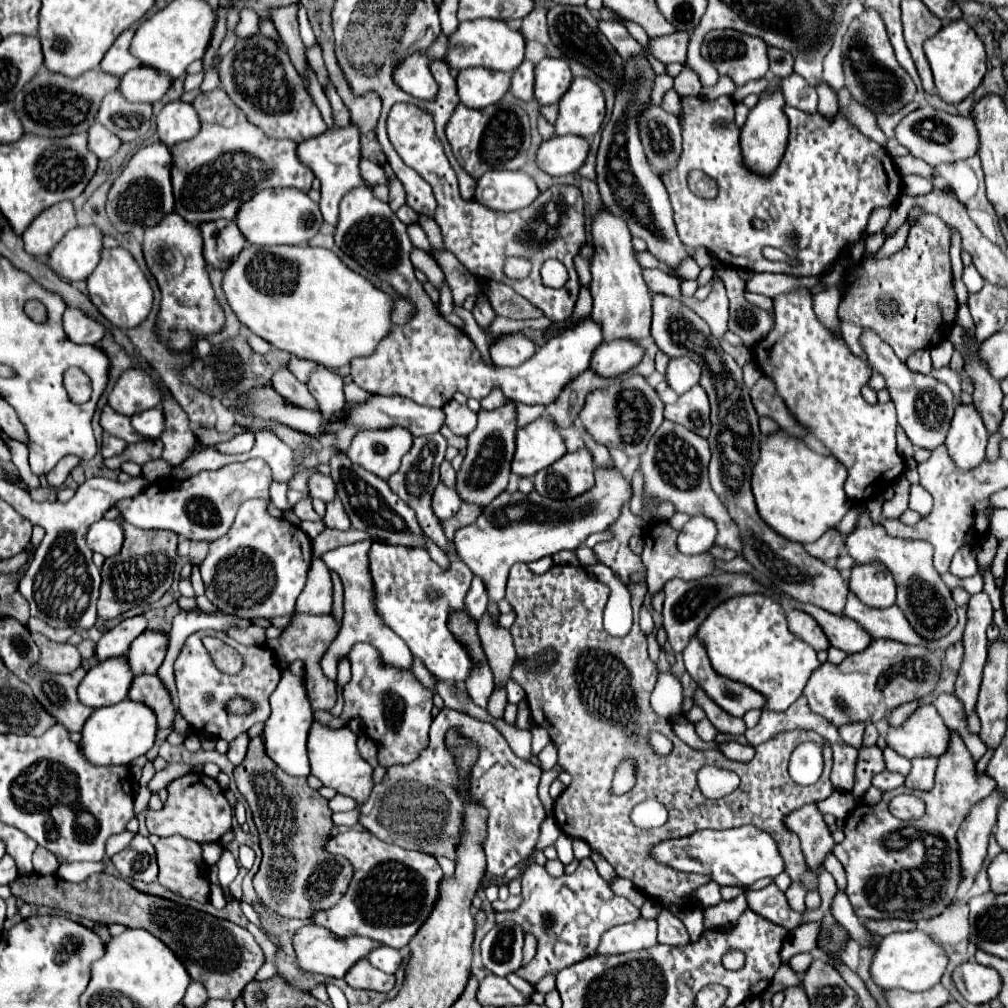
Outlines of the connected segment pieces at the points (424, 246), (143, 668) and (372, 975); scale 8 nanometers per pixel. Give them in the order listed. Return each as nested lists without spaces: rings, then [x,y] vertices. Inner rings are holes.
[[[413,222],[413,224],[407,226],[407,234],[409,234],[409,238],[411,238],[411,242],[413,242],[415,248],[421,248],[421,250],[425,250],[425,252],[431,250],[431,244],[429,244],[427,236],[425,236],[423,228],[421,228],[417,222]]]
[[[143,632],[137,636],[127,652],[127,662],[133,676],[157,672],[167,652],[167,634],[163,632]]]
[[[359,960],[351,972],[343,978],[351,988],[365,988],[365,990],[377,990],[377,992],[389,992],[395,984],[395,978],[391,974],[385,974],[377,968],[373,968],[367,960]]]

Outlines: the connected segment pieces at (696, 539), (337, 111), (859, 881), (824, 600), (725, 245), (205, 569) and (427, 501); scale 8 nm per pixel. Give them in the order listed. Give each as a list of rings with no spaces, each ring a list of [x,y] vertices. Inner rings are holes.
[[[695,516],[683,526],[677,538],[677,548],[679,552],[689,554],[689,556],[709,552],[709,548],[713,546],[715,534],[717,534],[715,522],[711,522],[705,516]]]
[[[327,80],[327,84],[325,84],[325,94],[327,94],[327,98],[331,102],[331,108],[333,108],[333,124],[335,124],[335,128],[345,128],[347,124],[351,124],[349,110],[343,104],[343,100],[337,94],[337,90],[335,90],[335,86],[333,86],[331,80]]]
[[[955,730],[949,732],[951,740],[947,752],[939,758],[933,790],[919,792],[899,786],[883,792],[881,802],[871,808],[857,806],[845,820],[845,840],[833,848],[833,854],[845,868],[845,892],[859,918],[933,918],[941,914],[955,896],[961,882],[955,834],[969,810],[995,790],[995,782],[987,776],[977,776],[975,762],[963,738]],[[897,794],[919,796],[927,806],[925,816],[907,822],[895,818],[889,812],[889,802]]]
[[[655,294],[653,296],[653,330],[651,336],[661,352],[669,356],[689,356],[697,364],[701,364],[701,380],[699,386],[709,396],[711,402],[711,464],[709,464],[709,480],[713,492],[719,496],[729,516],[735,520],[741,532],[743,550],[741,556],[755,568],[755,574],[767,578],[775,584],[777,590],[783,590],[787,596],[815,604],[831,614],[843,616],[843,604],[847,602],[847,582],[839,574],[837,568],[827,566],[821,560],[815,560],[801,544],[785,540],[777,532],[773,532],[757,514],[757,506],[751,492],[751,472],[755,460],[759,460],[759,424],[757,412],[751,404],[749,390],[743,384],[743,374],[739,364],[723,352],[719,340],[705,328],[705,320],[701,320],[695,312],[691,312],[679,300],[671,300],[669,296]]]
[[[721,96],[717,100],[707,98],[681,98],[681,130],[683,130],[683,152],[675,168],[661,174],[661,182],[665,184],[671,204],[675,210],[675,226],[679,238],[689,248],[707,248],[717,260],[727,266],[753,266],[753,270],[773,270],[785,274],[815,274],[825,272],[829,264],[833,264],[843,249],[857,244],[863,238],[867,220],[871,212],[883,206],[883,194],[887,194],[887,206],[891,206],[901,194],[901,174],[893,168],[893,160],[883,146],[879,146],[869,136],[861,134],[843,112],[837,112],[833,120],[821,116],[819,112],[799,112],[797,108],[785,106],[785,114],[789,118],[789,142],[785,154],[769,176],[754,174],[747,168],[739,148],[739,130],[733,124],[735,104],[729,96]],[[717,116],[729,118],[729,126],[723,130],[713,128]],[[693,168],[703,170],[707,176],[717,180],[719,194],[713,200],[705,200],[695,196],[687,186],[687,176]],[[789,234],[797,236],[797,242],[789,242]],[[775,246],[787,252],[787,256],[803,260],[799,266],[791,266],[787,262],[769,262],[763,258],[761,248]]]
[[[247,500],[237,512],[231,530],[215,540],[209,548],[207,558],[201,562],[201,578],[205,582],[205,596],[225,614],[255,620],[255,618],[275,618],[291,616],[295,612],[295,602],[299,592],[307,582],[307,572],[313,560],[311,538],[295,524],[285,518],[271,518],[267,514],[265,500]]]
[[[431,434],[431,436],[417,436],[413,438],[413,446],[411,450],[403,456],[403,462],[401,462],[401,468],[387,480],[391,490],[409,506],[415,510],[417,514],[417,522],[421,524],[423,532],[443,550],[447,552],[449,556],[457,556],[455,552],[455,546],[453,542],[447,540],[445,536],[445,530],[443,530],[443,524],[441,520],[435,516],[433,508],[431,508],[431,496],[435,492],[435,486],[439,484],[439,468],[441,468],[441,462],[445,458],[445,450],[447,450],[447,442],[441,434]]]

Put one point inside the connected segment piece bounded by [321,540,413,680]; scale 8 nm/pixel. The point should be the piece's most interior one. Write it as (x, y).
(360, 622)

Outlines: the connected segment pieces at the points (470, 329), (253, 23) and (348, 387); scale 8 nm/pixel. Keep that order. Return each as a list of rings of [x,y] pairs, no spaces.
[[[455,306],[455,314],[459,314],[463,320],[465,320],[465,332],[467,332],[467,336],[473,340],[473,344],[479,348],[479,352],[487,358],[487,360],[491,360],[489,358],[489,340],[487,340],[487,334],[475,324],[475,318],[473,318],[473,314],[469,314],[465,308],[457,308]]]
[[[243,10],[239,14],[239,24],[235,26],[235,36],[241,40],[255,34],[259,34],[259,16],[253,10]]]
[[[345,384],[345,398],[347,398],[347,404],[353,406],[353,404],[363,404],[371,398],[371,394],[367,394],[363,388],[359,388],[357,384]]]

